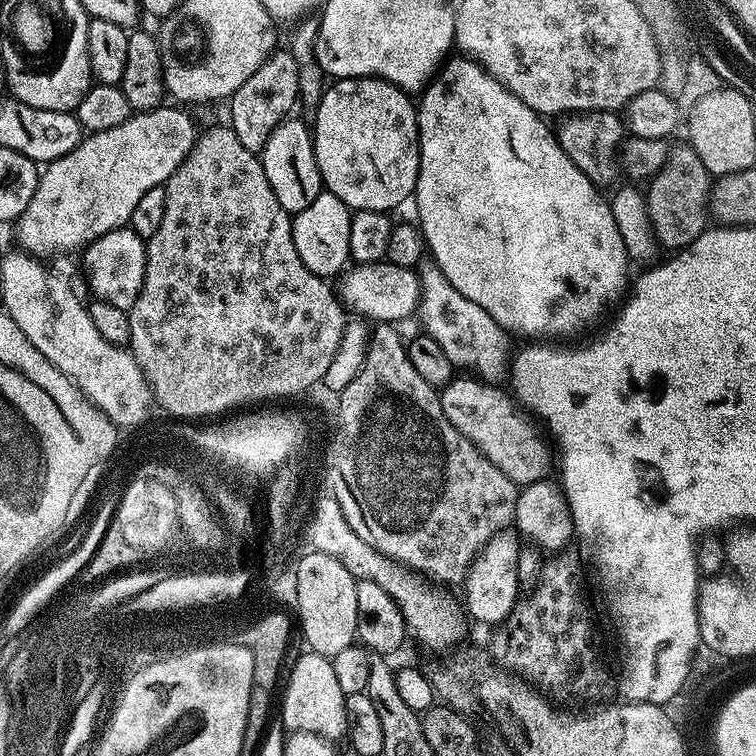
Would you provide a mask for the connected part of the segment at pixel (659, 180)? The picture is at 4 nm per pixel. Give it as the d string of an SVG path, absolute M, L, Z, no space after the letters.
M681 142L667 149L662 169L653 175L651 182L645 200L654 234L665 249L682 250L692 244L705 227L706 222L699 215L712 188L710 174L691 145Z

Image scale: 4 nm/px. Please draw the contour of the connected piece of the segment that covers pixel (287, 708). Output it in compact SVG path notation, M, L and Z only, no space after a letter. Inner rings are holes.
M311 650L305 653L305 656L297 658L284 688L284 724L288 727L287 731L309 732L325 742L343 741L348 734L348 715L344 691L342 686L338 686L331 659Z

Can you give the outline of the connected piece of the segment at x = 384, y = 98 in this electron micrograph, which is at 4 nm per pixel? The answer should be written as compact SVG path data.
M346 77L337 79L330 83L328 89L320 96L320 105L316 108L316 128L312 132L312 149L318 162L318 170L323 187L334 193L349 210L358 212L382 212L391 213L391 208L396 208L404 199L411 197L416 190L416 179L420 173L420 122L418 119L418 108L413 97L398 85L391 84L390 81L382 80L378 77Z

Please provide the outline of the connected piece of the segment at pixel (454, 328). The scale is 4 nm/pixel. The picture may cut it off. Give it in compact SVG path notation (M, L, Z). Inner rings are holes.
M429 265L418 272L417 315L424 326L425 335L440 344L451 363L460 368L471 368L471 375L485 382L500 382L510 372L510 352L508 356L509 333L482 306L471 302L459 294L439 268Z

